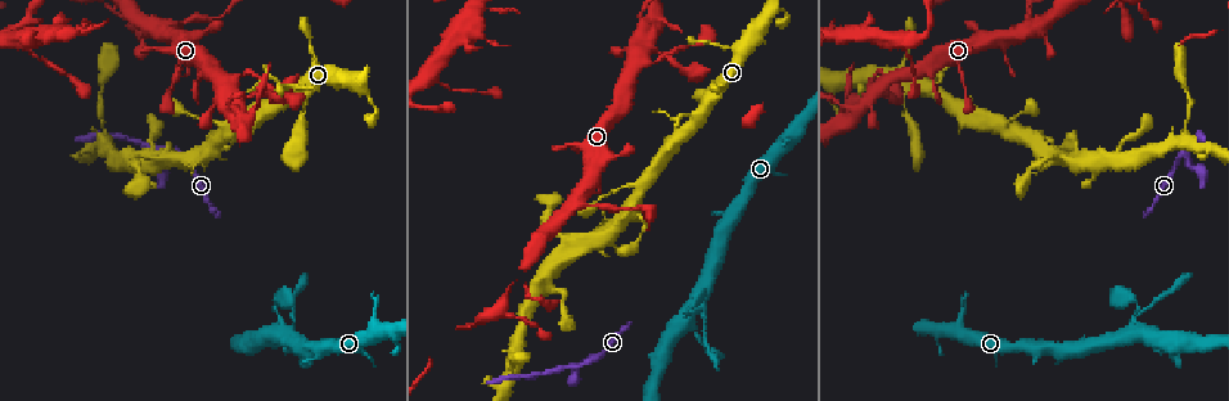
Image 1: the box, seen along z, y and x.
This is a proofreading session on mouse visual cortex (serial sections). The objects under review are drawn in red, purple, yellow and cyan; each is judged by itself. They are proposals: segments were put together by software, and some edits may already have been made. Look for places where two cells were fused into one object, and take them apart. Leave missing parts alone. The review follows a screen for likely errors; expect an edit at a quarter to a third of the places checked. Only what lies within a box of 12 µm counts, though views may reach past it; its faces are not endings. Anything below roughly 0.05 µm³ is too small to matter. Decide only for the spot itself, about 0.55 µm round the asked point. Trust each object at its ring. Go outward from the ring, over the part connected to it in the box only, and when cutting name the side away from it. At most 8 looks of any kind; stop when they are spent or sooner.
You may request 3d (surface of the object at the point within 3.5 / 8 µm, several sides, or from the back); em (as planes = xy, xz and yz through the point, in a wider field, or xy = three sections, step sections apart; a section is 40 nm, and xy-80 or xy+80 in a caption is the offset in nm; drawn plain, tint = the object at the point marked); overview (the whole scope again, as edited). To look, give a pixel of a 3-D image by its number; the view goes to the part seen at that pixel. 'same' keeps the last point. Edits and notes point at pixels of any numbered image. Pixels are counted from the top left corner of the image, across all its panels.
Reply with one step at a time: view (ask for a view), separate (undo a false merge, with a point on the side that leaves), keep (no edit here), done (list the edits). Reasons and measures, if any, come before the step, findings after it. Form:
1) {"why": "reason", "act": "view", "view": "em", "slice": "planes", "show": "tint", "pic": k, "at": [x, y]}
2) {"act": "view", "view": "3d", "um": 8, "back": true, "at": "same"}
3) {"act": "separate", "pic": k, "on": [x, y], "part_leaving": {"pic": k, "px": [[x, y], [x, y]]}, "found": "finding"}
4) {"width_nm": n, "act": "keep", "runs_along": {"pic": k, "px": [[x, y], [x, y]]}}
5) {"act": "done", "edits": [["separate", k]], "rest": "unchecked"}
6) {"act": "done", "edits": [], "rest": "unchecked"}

{"why": "branch point", "act": "view", "view": "em", "slice": "xy", "step": 5, "show": "tint", "pic": 1, "at": [582, 363]}

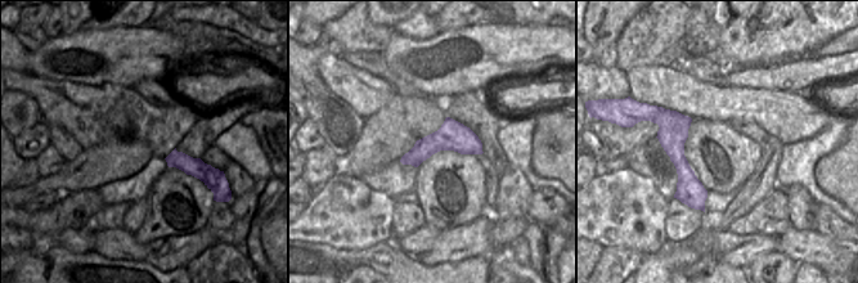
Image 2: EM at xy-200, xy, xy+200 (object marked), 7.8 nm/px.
{"act": "view", "view": "3d", "um": 3.5, "at": "same"}

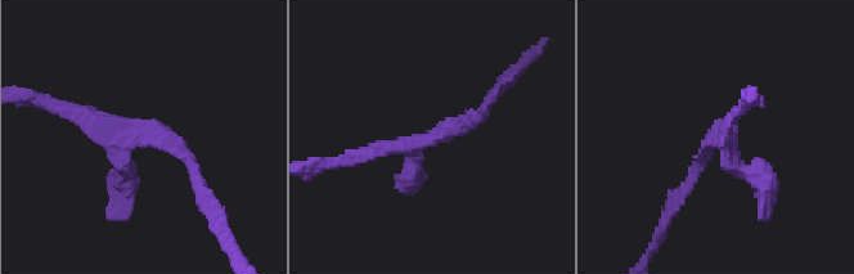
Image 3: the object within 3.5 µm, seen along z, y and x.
{"width_nm": 240, "act": "keep", "runs_along": {"pic": 2, "px": [[479, 151], [435, 142], [404, 160]]}, "found": "all the same cell"}

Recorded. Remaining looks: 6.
{"why": "branch point", "act": "view", "view": "em", "slice": "planes", "show": "tint", "pic": 1, "at": [166, 35]}

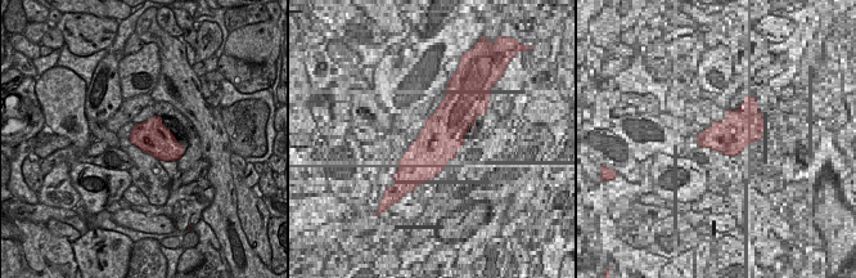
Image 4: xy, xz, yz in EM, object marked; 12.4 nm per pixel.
{"why": "wider look", "act": "view", "view": "3d", "um": 3.5, "back": true, "at": "same"}

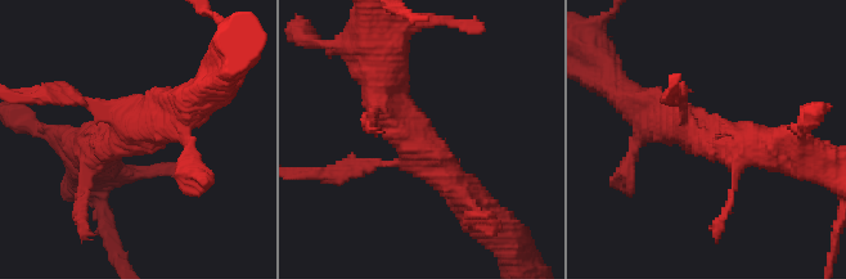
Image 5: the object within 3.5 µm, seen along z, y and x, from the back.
{"arm_widths_nm": [150, 400, 450], "act": "keep", "runs_along": {"pic": 5, "px": [[378, 86], [417, 156], [477, 211]]}, "found": "all the same cell"}

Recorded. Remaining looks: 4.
{"why": "sharp bend", "act": "view", "view": "3d", "um": 3.5, "pic": 1, "at": [1134, 337]}

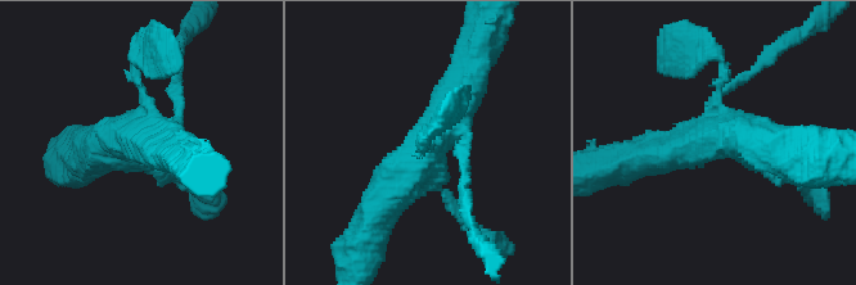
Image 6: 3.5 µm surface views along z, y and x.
{"why": "shape alone is not enough", "act": "view", "view": "em", "slice": "xy", "step": 3, "show": "tint", "pic": 6, "at": [710, 141]}

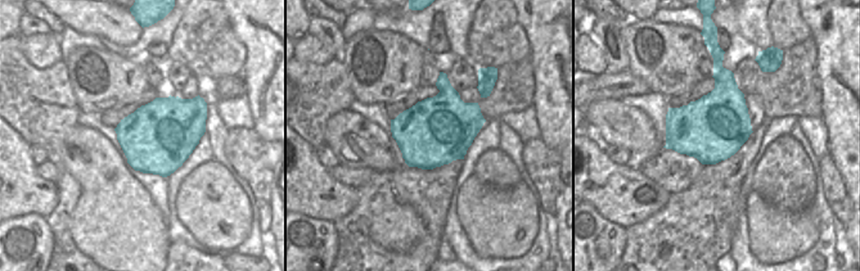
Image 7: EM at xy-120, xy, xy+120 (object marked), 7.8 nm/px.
{"width_nm": 550, "act": "keep", "runs_along": {"pic": 6, "px": [[468, 72], [441, 131], [381, 203]]}, "found": "continuous, no second cell"}

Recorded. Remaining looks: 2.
{"act": "done", "edits": [], "rest": "unchecked"}

